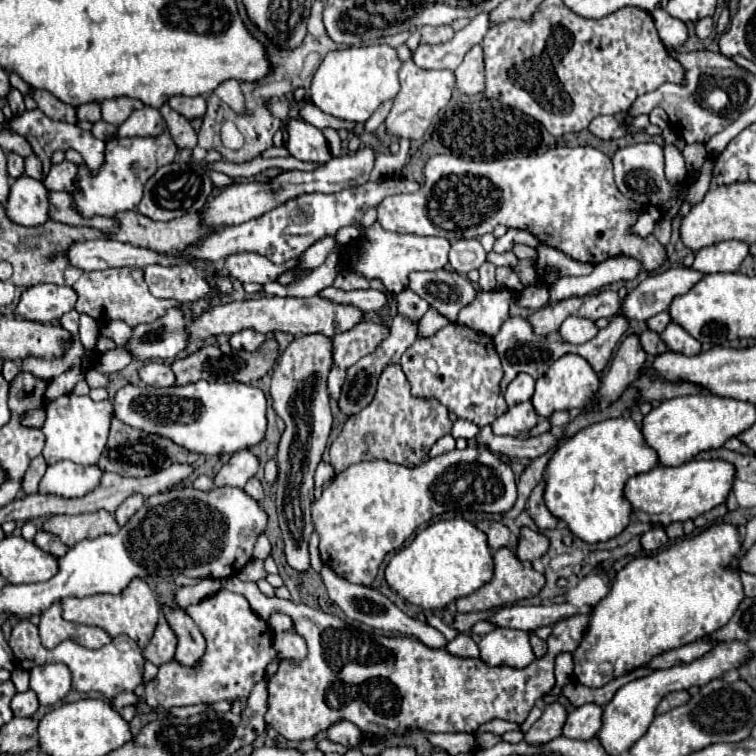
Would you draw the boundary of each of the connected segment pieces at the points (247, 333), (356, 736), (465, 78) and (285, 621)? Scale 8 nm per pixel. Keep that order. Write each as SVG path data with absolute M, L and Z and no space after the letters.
M241 330L229 338L231 348L235 350L257 350L265 342L265 336L255 332L255 330Z
M341 720L341 722L335 722L329 730L327 730L327 738L333 740L333 742L339 742L343 746L357 746L361 740L363 740L363 732L359 726L355 726L353 722L347 722L347 720Z
M475 44L455 68L455 86L461 94L475 96L483 92L483 50Z
M275 614L275 616L271 616L267 622L269 622L269 626L273 628L273 632L285 632L285 630L291 630L291 628L293 628L291 618L285 616L285 614Z

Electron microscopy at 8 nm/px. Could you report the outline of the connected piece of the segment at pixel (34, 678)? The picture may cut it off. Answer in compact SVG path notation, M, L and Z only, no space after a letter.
M63 664L33 666L29 676L29 688L37 694L41 706L57 704L71 690L71 672Z

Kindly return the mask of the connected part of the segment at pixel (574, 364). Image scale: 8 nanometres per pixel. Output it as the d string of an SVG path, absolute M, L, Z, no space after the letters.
M565 354L551 364L545 376L537 380L531 404L535 412L543 418L551 416L551 412L555 410L573 410L573 408L581 410L585 408L587 402L591 402L597 388L599 388L599 376L591 370L591 366L587 366L587 360L579 358L577 354Z

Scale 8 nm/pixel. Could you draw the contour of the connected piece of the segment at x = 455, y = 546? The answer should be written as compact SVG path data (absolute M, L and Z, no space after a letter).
M463 518L439 520L431 526L427 526L423 532L419 532L407 548L399 550L391 558L389 566L385 568L385 578L387 578L387 584L395 592L399 592L407 602L411 602L423 610L441 610L447 604L455 602L457 598L473 594L475 590L479 590L483 584L487 584L493 578L493 556L487 546L487 536L477 526L473 526L471 522L467 522Z

